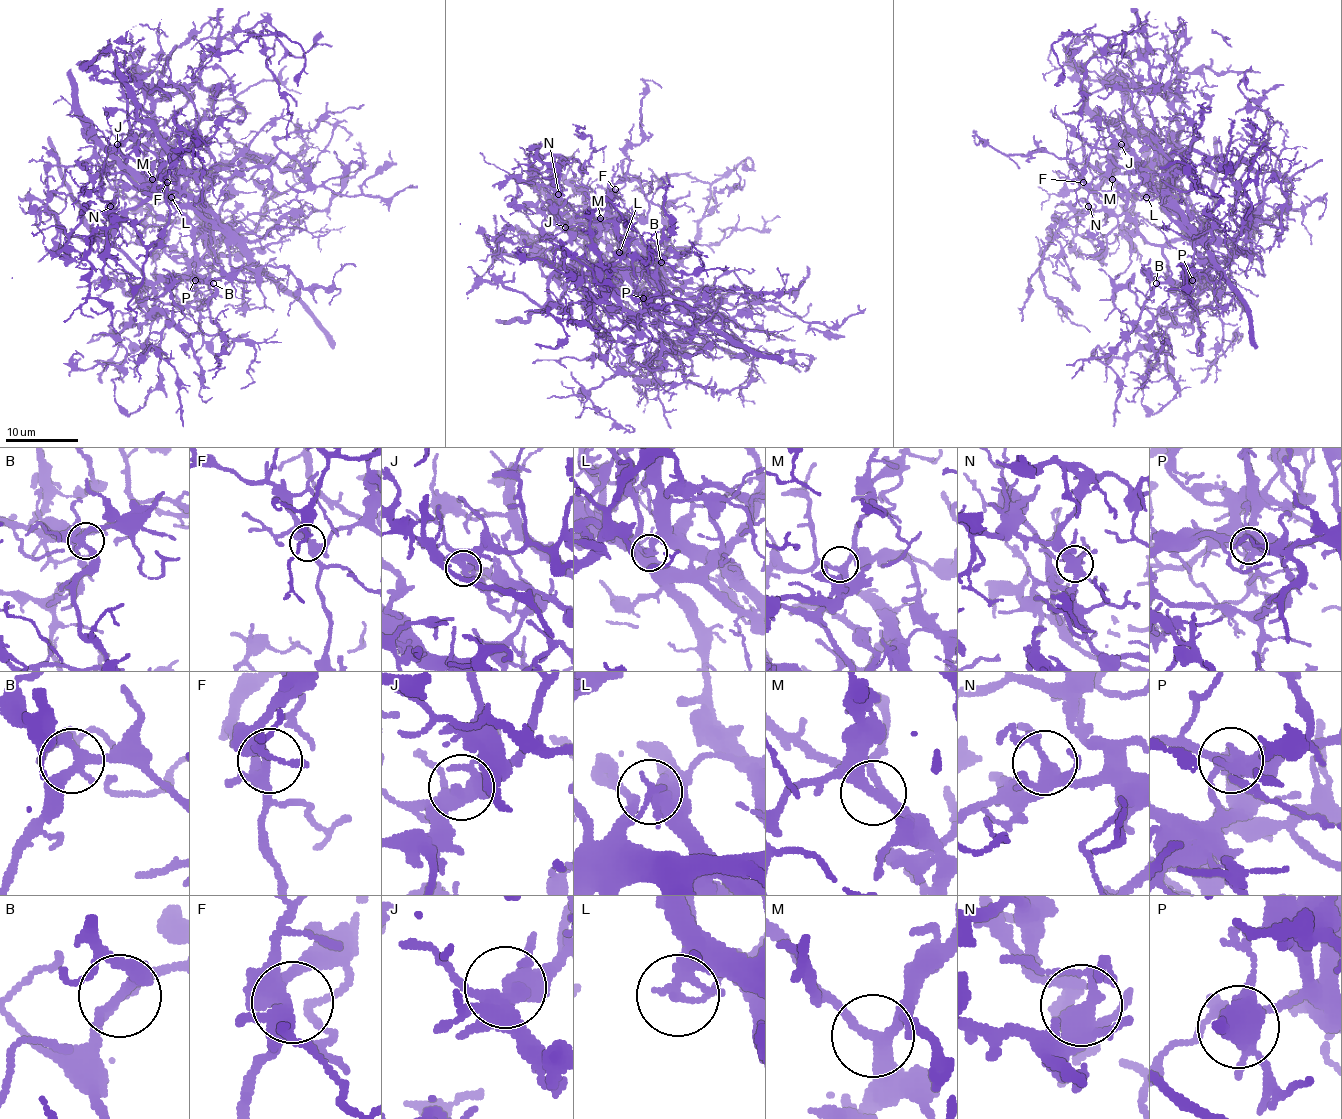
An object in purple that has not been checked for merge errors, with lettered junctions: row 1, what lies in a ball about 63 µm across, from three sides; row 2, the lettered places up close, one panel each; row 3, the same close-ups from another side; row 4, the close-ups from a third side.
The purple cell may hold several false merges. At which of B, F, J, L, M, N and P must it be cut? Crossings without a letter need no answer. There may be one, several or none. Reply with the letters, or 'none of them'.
L, P

